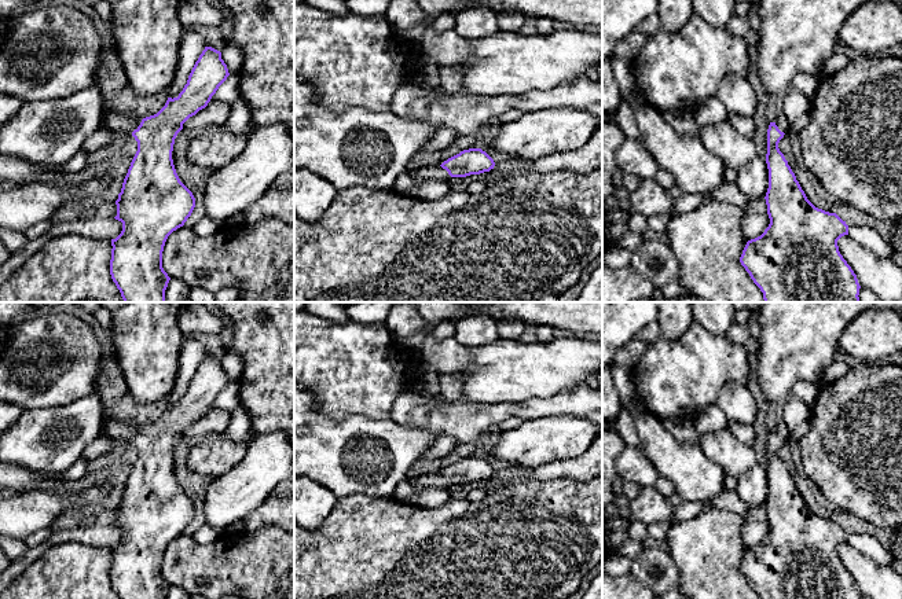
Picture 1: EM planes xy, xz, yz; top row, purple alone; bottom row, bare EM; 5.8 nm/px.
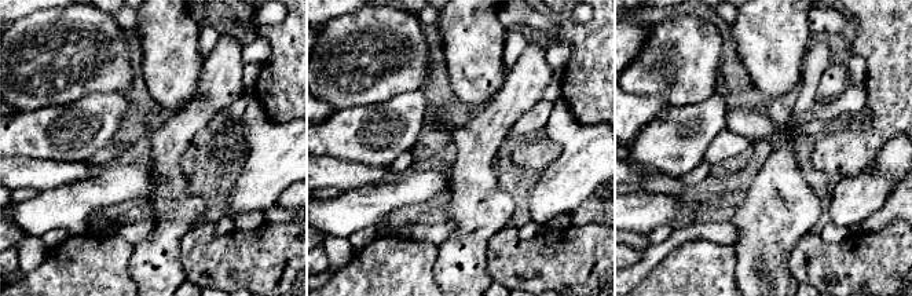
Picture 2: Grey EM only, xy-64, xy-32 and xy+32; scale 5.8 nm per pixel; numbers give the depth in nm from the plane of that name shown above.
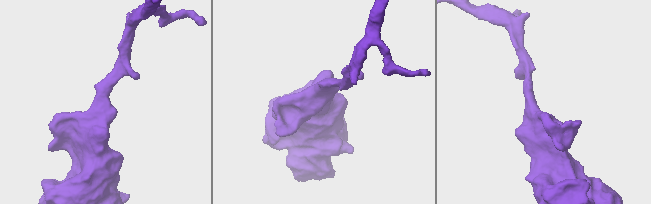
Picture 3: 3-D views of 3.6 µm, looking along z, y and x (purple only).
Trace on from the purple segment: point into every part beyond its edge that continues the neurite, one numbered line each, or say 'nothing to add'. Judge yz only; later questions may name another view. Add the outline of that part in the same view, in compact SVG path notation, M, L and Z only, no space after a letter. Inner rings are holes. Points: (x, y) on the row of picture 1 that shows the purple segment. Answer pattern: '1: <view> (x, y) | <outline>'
1: yz (781, 121) | M784 113L778 114L778 117L776 118L774 122L781 132L784 132L784 133L789 132L789 124L788 124L788 120Z

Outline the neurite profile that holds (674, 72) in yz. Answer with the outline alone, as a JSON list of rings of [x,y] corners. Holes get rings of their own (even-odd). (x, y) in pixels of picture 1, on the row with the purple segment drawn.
[[[696,14],[675,33],[660,29],[650,36],[632,63],[635,89],[645,103],[659,111],[694,111],[708,98],[716,96],[719,84],[727,76],[748,78],[749,71],[754,69],[745,37],[734,36],[725,27],[715,27]]]

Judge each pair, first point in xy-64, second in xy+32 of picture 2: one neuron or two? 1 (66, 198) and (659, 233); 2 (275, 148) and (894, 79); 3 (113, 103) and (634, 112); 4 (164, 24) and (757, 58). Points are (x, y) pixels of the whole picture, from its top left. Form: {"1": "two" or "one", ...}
{"1": "two", "2": "two", "3": "two", "4": "one"}

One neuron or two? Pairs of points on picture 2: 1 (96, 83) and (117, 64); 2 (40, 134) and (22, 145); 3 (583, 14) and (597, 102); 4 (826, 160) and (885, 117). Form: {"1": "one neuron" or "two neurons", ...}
{"1": "one neuron", "2": "one neuron", "3": "two neurons", "4": "one neuron"}

